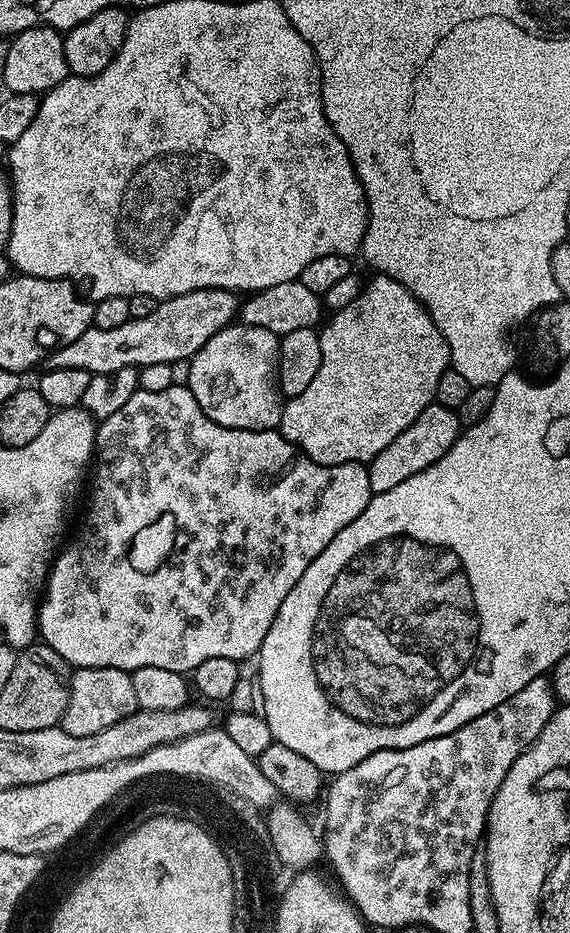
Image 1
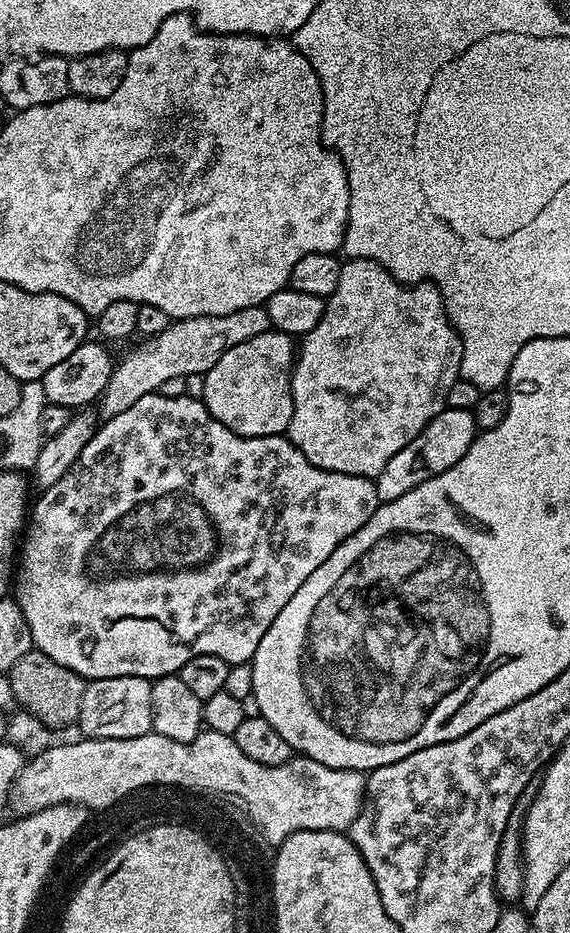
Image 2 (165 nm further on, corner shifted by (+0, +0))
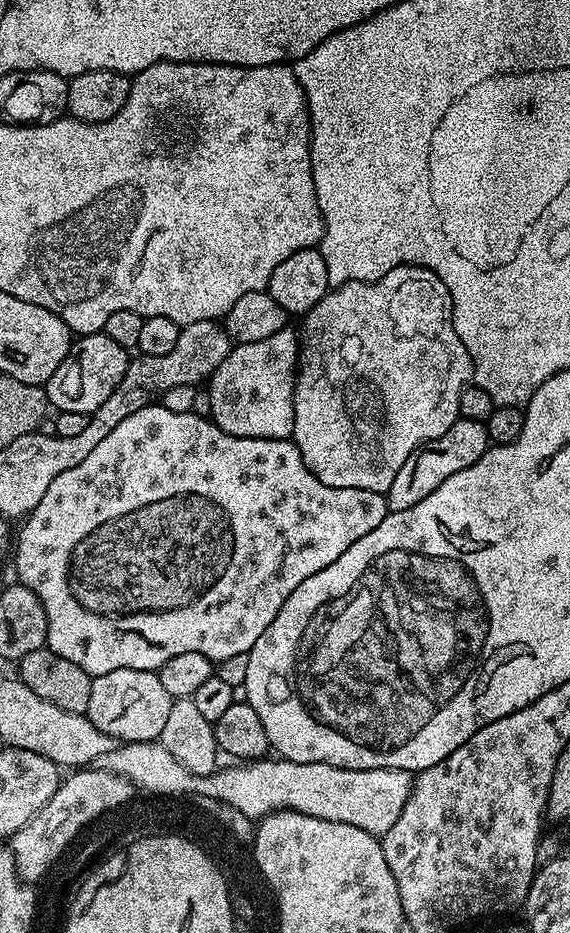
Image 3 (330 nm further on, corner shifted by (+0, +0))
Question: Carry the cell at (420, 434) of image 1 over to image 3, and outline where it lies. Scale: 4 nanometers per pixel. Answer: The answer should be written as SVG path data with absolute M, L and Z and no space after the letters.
M463 418L456 420L454 426L450 426L446 434L442 434L442 438L428 441L414 454L410 454L410 458L406 458L402 470L398 470L394 482L390 482L390 490L386 494L388 511L410 510L410 506L422 502L426 494L434 494L434 490L438 490L438 486L442 486L442 482L446 482L450 474L458 474L458 470L466 470L466 466L474 466L474 462L478 462L478 458L482 458L482 454L488 451L489 447L485 421Z

